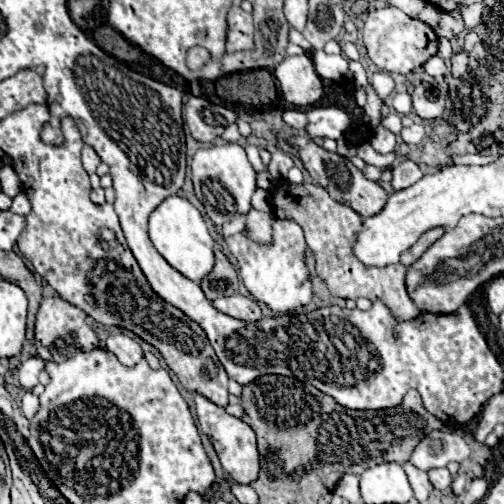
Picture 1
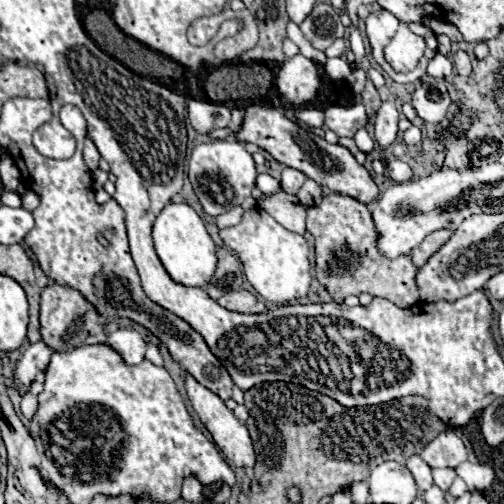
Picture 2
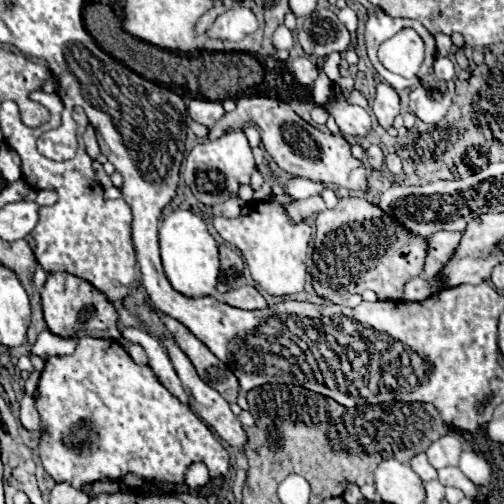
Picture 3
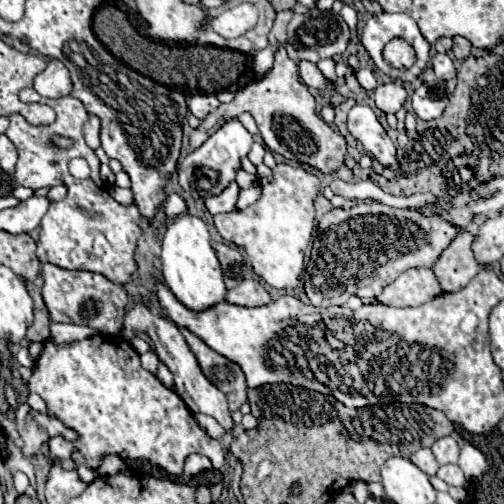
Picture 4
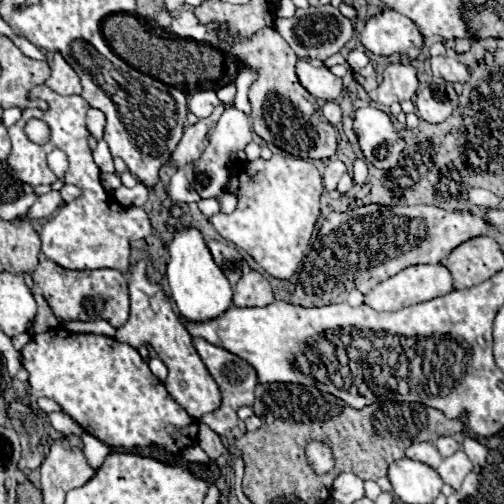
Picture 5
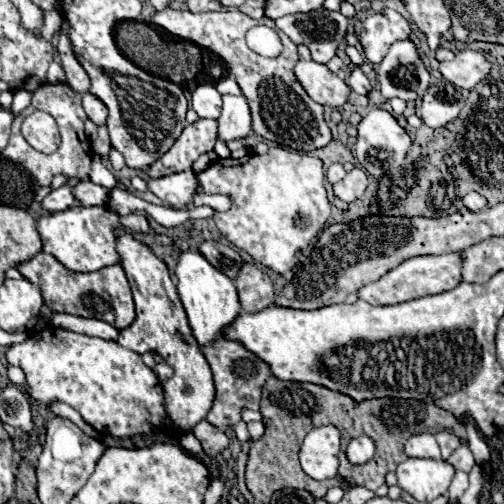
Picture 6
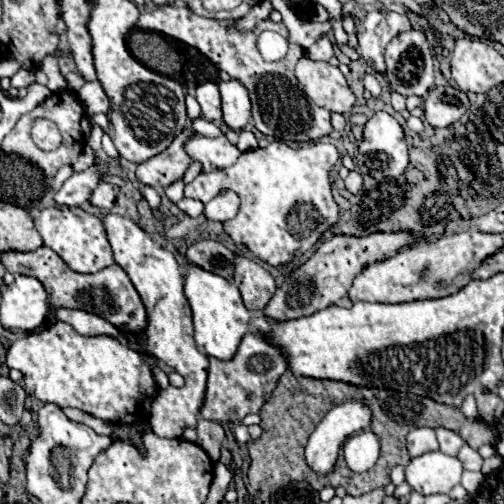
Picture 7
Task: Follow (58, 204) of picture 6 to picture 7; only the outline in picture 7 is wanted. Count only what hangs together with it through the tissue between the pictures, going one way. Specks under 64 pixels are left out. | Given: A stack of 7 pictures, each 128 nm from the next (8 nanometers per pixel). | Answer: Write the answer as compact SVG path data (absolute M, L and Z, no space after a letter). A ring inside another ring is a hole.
M94 164L92 168L80 172L80 174L72 174L64 186L60 188L60 192L54 194L56 204L60 206L82 206L88 200L88 192L92 192L92 188L96 188L96 184L100 182L100 176L106 174L106 168L100 164Z

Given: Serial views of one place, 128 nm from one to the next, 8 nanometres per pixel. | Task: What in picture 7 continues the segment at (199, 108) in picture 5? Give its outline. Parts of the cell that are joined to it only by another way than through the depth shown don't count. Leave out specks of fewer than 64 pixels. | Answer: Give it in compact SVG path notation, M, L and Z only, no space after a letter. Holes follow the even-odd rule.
M204 82L196 88L196 100L202 108L202 118L210 122L220 122L222 120L222 106L220 106L220 92L218 84L214 82Z

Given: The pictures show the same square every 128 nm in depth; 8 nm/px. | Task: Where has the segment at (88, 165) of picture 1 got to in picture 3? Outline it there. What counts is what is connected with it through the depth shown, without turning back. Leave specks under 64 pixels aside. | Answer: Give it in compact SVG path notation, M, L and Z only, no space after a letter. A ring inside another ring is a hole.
M88 126L86 132L84 132L84 144L86 144L86 152L88 152L88 156L90 156L92 160L96 160L98 154L100 154L100 148L98 148L96 134L94 134L94 128L92 128L92 126Z

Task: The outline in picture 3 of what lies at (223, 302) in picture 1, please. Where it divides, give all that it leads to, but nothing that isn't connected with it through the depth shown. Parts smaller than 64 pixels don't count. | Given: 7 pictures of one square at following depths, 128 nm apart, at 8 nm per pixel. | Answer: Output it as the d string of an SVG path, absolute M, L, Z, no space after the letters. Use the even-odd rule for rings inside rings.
M242 286L226 294L216 294L216 298L228 306L242 308L242 310L260 310L266 306L266 300L254 286Z

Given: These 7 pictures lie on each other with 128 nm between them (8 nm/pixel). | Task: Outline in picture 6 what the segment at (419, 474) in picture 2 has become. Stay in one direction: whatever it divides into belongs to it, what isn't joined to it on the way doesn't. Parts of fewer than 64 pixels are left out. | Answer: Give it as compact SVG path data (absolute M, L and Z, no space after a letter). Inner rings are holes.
M418 434L412 436L406 446L404 452L412 458L432 458L432 460L440 460L440 448L436 444L436 438L432 434Z

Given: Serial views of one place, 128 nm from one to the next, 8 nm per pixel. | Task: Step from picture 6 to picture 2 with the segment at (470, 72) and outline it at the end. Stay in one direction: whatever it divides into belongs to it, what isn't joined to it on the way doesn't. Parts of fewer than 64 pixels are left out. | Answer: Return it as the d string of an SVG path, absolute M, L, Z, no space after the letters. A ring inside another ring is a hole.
M436 54L428 64L428 74L434 78L448 78L452 74L452 62L446 56Z

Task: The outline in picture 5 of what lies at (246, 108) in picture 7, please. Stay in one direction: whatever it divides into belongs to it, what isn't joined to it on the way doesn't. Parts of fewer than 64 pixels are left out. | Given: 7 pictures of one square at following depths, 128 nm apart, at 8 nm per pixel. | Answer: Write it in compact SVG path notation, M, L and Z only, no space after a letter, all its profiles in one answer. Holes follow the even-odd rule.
M228 108L220 116L214 130L210 132L210 144L206 146L202 156L190 164L192 170L184 170L184 166L182 166L172 176L170 186L168 186L168 196L176 204L190 204L190 202L198 202L200 198L218 196L224 190L224 186L226 186L226 182L230 178L230 166L232 166L230 154L236 154L238 150L244 150L250 142L252 142L252 126L250 126L248 116L242 114L236 108Z

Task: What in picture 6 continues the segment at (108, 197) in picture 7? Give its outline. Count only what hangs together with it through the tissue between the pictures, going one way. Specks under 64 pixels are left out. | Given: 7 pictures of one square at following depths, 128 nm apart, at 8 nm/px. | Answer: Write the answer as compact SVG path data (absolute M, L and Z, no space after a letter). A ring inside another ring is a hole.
M80 182L72 188L74 198L84 206L102 206L108 200L108 188L92 184L92 182Z

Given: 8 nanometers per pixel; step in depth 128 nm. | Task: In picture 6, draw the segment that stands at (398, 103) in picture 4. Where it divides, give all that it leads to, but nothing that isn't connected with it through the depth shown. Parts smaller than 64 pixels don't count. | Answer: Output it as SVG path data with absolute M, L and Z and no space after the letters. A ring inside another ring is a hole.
M410 40L392 44L386 58L376 68L376 80L380 84L380 94L386 100L416 100L424 96L430 86L430 74Z

